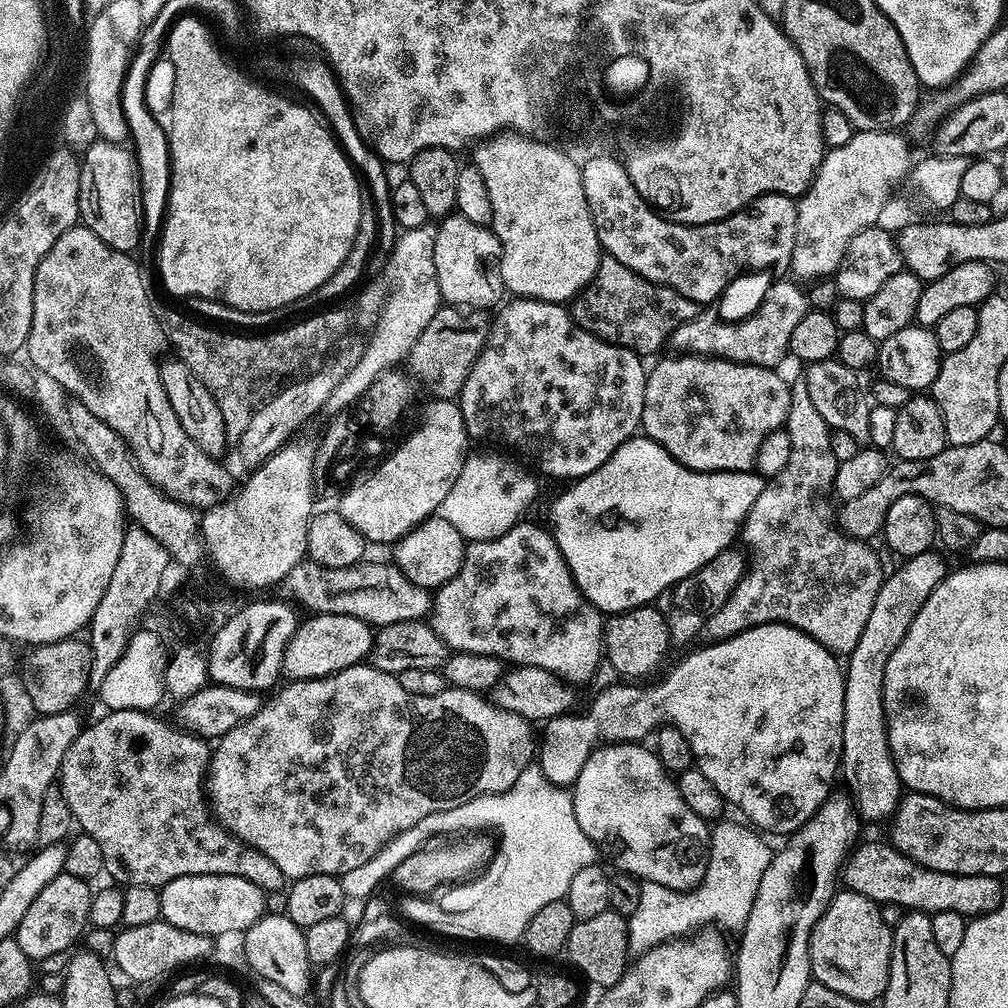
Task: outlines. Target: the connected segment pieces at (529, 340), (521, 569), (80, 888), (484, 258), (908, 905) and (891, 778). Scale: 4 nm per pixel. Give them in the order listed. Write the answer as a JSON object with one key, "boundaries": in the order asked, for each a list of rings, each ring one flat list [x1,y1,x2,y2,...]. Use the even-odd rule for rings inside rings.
{"boundaries":[[[512,298,509,301,508,305,505,303,499,309,501,312,497,314,496,320,494,316,491,321,488,337,484,339,484,348,478,354,460,391,458,403,462,410,462,418,466,422,466,430,473,441,485,440,488,446,501,444,504,448,513,448,517,452,517,454,515,453,517,457,523,458,529,465,537,464,546,475,557,476,558,479,564,480,563,482,575,482,580,477,598,470,598,466,602,466,602,462,606,462,606,458,610,458,610,454,614,454,614,450,618,450,618,446,622,446,641,431,640,419,644,401,646,364,644,368,643,362,640,361,643,359,632,349,600,340,594,334,579,328,572,320,571,311,564,304,551,304,545,300,525,300,523,298]],[[519,522,508,532,488,541,471,541,465,547,460,572,442,587,435,589,430,609,434,634,449,649,457,652,486,654,504,661,508,666,534,666,550,670,569,686,584,684,605,659,605,617,580,593,568,569,562,550,547,527]],[[63,871,45,886,42,894,30,902,30,910,22,914,22,922,18,922,14,939,22,946,22,954,26,954,33,962,47,958,58,951,69,951,72,943,85,935,89,927,88,915,92,901,93,885,82,878,74,878,69,872]],[[458,214,443,217,436,228,434,268,441,301,461,310,488,310,491,304,499,305,500,295,505,295,506,289,500,273,500,243,496,233,483,224,466,222]],[[861,843,849,855,843,869,842,880,851,891,875,900,881,906,897,904,900,910,914,912,941,912,954,910,966,918,985,916,1002,902,1006,888,995,876,963,876,962,874,946,874,942,870,930,870,902,854,891,843]],[[929,550,907,557,897,572,889,571,885,575,884,584,878,590,878,598,874,598,874,606,870,609,866,630,862,630,858,646,854,646,854,650,846,656,842,780,844,776,852,803,865,821,887,821,900,805,902,785,888,745,888,727,884,721,886,664,898,650,902,638,906,638,906,630,910,630,910,622,914,622,918,610,922,610,926,598,934,594,934,590,948,575,950,565,943,558,939,551]]]}

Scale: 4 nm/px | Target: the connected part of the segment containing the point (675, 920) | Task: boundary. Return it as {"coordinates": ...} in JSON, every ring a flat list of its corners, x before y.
{"coordinates":[[727,820,711,829,706,874,697,888,679,892,649,880,641,883,642,895,638,901,638,910,634,910,634,914,628,917,629,953,649,952,654,946,712,923,726,930,743,929,750,914,750,906,754,906,754,898,758,894,758,882,762,882,762,874,766,874,766,866,770,866,774,852,768,849,766,841,759,840,764,838,757,835,747,823,735,824]]}

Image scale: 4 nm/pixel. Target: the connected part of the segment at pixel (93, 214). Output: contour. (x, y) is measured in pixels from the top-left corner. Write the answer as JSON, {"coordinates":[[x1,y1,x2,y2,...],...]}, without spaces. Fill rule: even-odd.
{"coordinates":[[98,138,89,148,83,149,80,160,79,223,98,234,106,246,119,252,135,253,135,248,142,244,144,211,140,205,140,171,136,168,136,157,131,147]]}

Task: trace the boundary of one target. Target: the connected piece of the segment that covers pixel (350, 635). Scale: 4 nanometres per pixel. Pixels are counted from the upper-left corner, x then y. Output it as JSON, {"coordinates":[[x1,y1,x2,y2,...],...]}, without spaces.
{"coordinates":[[312,614,309,620,301,619,296,632,289,638,285,648,283,675,289,681,313,680,319,676,329,676,338,670,369,659,372,650,373,625,346,614]]}

